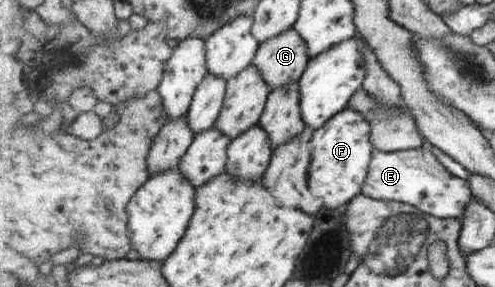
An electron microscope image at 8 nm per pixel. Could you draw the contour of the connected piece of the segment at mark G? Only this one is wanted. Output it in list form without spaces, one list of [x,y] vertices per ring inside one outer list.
[[[294,28],[261,43],[253,60],[271,90],[283,84],[298,83],[309,64],[309,46]]]

